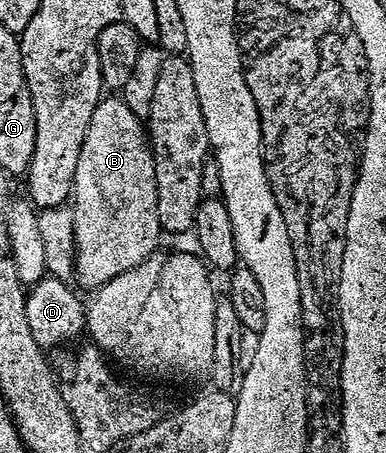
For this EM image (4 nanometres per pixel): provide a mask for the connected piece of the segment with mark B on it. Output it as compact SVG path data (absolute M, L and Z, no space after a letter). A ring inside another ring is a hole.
M103 97L98 100L96 105L96 113L92 113L92 121L88 121L88 133L84 133L84 145L80 145L80 161L76 161L76 173L74 177L74 189L72 192L72 210L74 213L74 269L73 274L76 279L79 279L84 286L90 287L89 289L97 289L103 287L108 281L112 281L112 277L120 277L120 273L124 273L128 269L132 269L136 264L142 263L150 255L155 254L159 250L157 243L157 235L163 231L160 221L158 220L158 214L156 213L156 165L154 164L154 158L152 157L152 149L150 148L150 141L148 138L147 128L144 126L143 120L136 117L136 113L132 113L132 109L128 109L128 105L124 105L124 101L121 97Z

